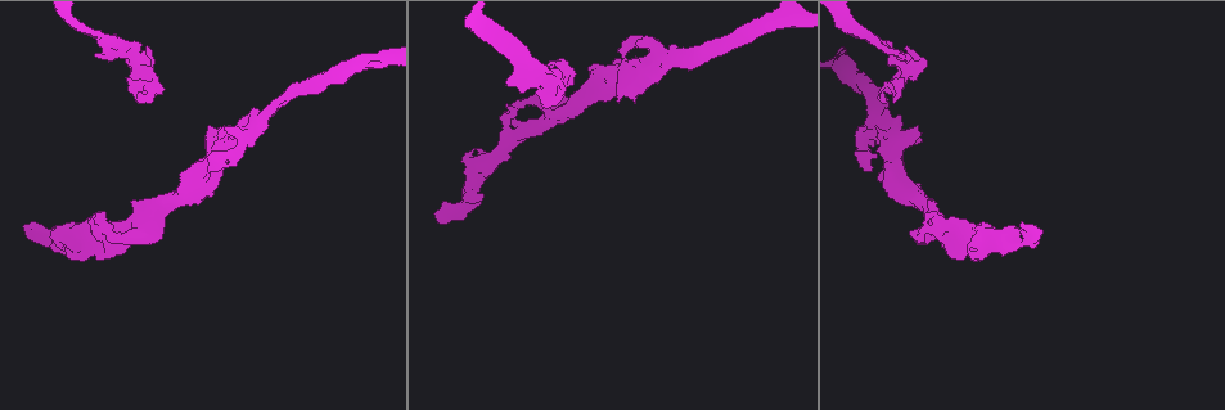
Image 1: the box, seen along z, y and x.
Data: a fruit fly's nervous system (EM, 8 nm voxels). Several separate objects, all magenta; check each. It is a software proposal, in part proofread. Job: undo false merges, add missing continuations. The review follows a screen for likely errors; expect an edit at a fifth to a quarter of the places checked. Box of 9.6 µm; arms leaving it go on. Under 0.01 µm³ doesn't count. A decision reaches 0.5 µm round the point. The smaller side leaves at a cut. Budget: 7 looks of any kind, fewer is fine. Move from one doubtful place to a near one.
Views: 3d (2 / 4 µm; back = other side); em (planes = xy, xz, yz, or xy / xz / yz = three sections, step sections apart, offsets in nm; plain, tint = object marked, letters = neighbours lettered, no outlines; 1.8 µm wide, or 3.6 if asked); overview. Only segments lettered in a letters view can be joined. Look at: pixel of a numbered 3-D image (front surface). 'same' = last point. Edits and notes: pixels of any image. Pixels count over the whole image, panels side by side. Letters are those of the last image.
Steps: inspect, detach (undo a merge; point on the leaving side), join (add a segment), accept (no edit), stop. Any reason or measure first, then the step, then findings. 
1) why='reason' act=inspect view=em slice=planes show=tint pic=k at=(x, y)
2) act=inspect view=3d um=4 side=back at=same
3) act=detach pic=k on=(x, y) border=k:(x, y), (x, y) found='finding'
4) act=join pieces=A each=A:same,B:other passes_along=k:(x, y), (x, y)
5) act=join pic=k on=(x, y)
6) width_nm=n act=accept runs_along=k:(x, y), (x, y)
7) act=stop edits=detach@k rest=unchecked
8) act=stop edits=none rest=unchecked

why='an open end' act=inspect view=em slice=yz step=4 show=tint pic=1 at=(549, 67)

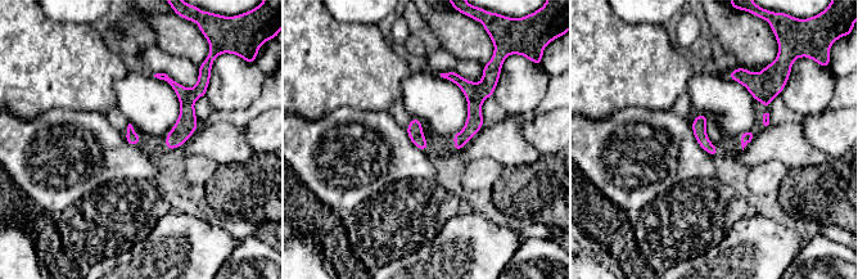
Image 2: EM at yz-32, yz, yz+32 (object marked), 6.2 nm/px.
act=inspect view=em slice=planes show=letters at=same

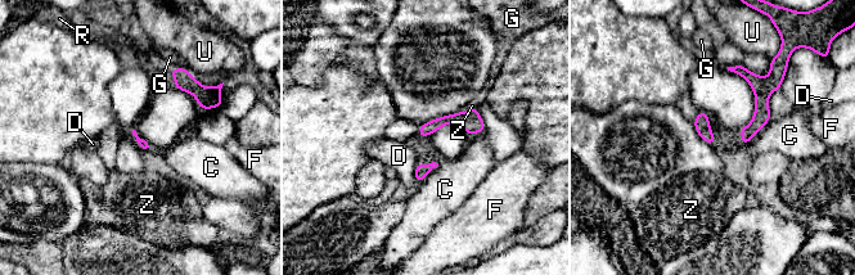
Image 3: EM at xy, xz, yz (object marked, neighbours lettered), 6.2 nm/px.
act=accept each=C:other,D:other,F:other,G:other,R:other,U:other,Z:other found='no lettered segment goes on from it'

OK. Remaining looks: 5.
why='thick turns thin' act=inspect view=em slice=xz step=8 show=letters pic=1 at=(517, 136)

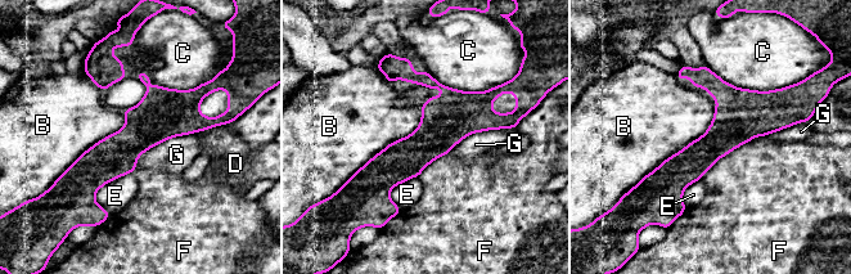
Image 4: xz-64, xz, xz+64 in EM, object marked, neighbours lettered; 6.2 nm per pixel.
width_nm=280 act=accept each=B:other,C:other,D:other,E:other,F:other,G:other border=4:(710, 94), (708, 127), (639, 182) found='continuous, no second neuron'

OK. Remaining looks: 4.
why='looks like a crossing' act=inspect view=3d um=4 pic=1 at=(658, 70)

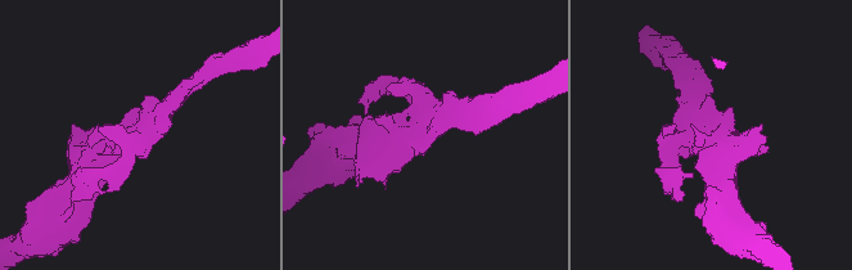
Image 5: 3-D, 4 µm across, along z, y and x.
why='now the EM' act=inspect view=em slice=planes show=letters pic=5 at=(135, 134)

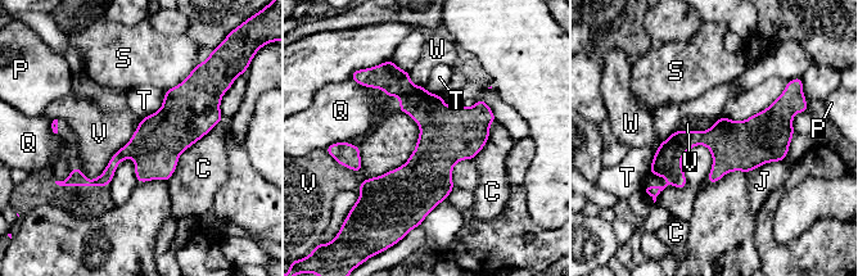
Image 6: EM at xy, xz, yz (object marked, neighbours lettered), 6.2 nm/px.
act=accept each=C:other,J:other,P:other,Q:other,S:other,T:other,V:other,W:other border=6:(406, 112), (414, 152), (357, 188) found='one neuron here'

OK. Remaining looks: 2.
act=stop edits=none rest=unchecked

